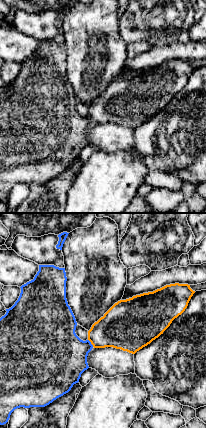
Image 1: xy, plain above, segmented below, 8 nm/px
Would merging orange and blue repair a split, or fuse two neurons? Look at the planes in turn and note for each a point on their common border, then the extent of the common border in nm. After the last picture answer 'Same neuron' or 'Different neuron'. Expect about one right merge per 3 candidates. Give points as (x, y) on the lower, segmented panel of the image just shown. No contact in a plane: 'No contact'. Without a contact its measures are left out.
Touches orange at (91, 343). Shared border 80 nm

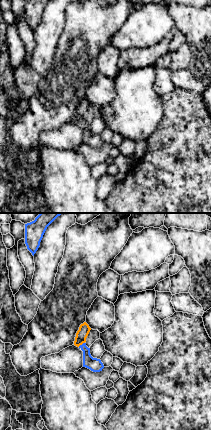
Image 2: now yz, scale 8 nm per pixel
Touches orange at (81, 344). Shared border 70 nm

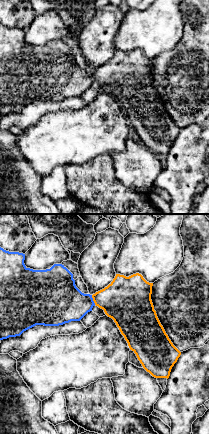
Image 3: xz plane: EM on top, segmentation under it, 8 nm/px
Touches orange at (93, 300). Shared border 90 nm

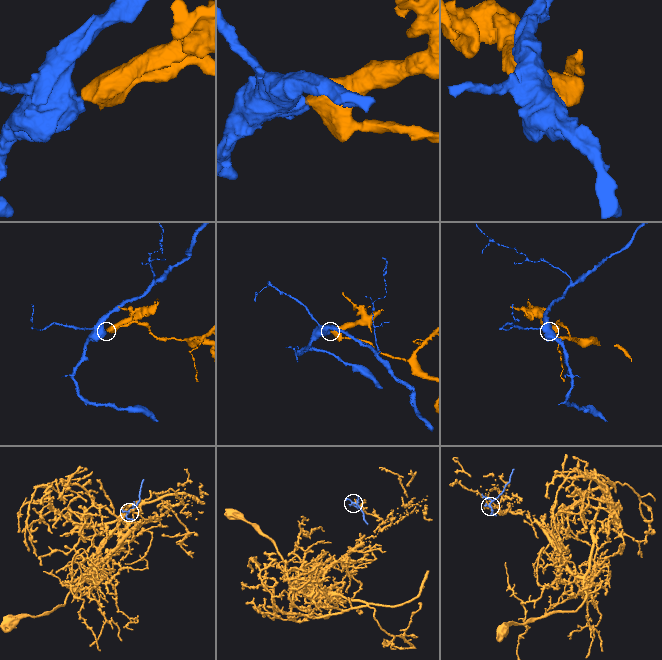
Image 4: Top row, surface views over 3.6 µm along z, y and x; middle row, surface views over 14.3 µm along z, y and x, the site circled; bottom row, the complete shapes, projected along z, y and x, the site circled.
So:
Different neuron

